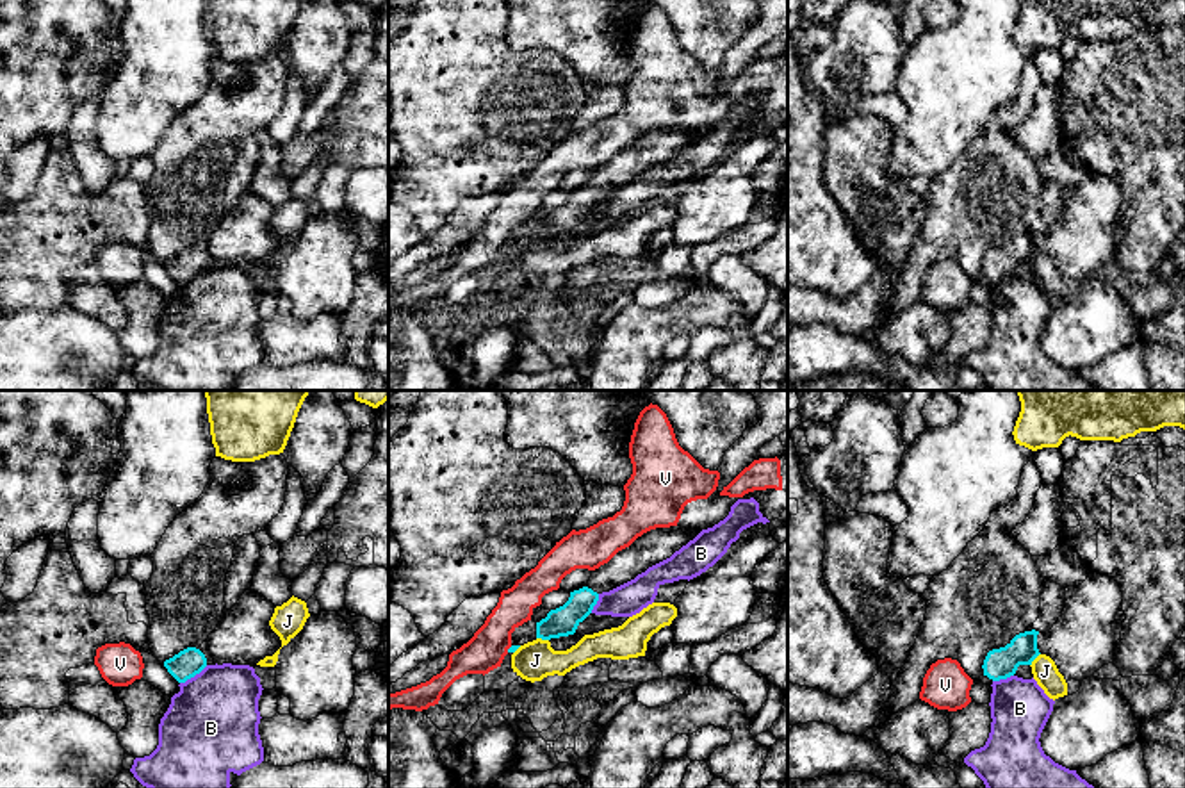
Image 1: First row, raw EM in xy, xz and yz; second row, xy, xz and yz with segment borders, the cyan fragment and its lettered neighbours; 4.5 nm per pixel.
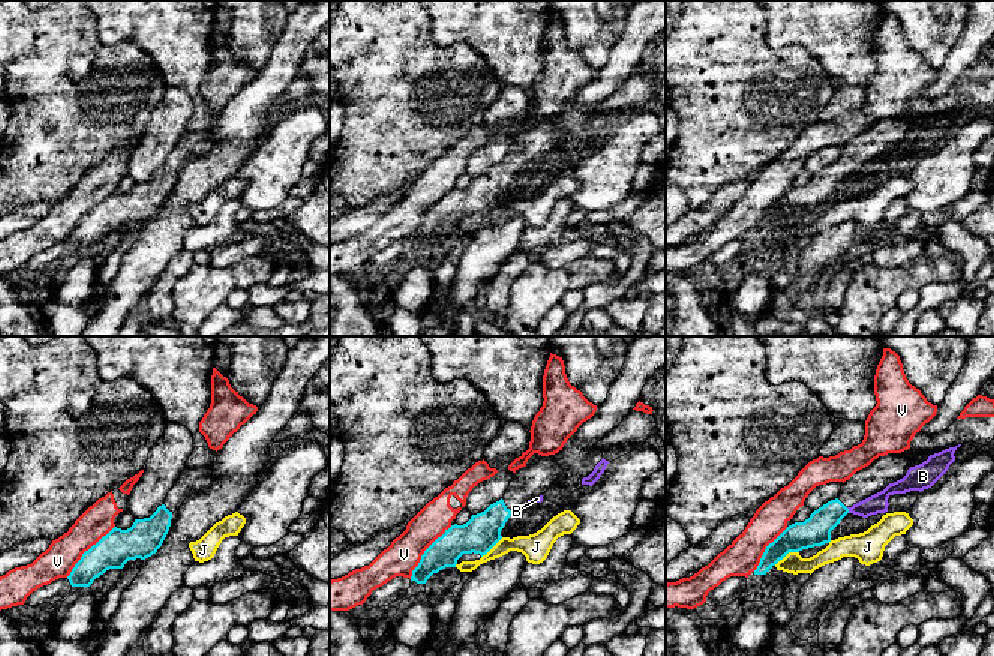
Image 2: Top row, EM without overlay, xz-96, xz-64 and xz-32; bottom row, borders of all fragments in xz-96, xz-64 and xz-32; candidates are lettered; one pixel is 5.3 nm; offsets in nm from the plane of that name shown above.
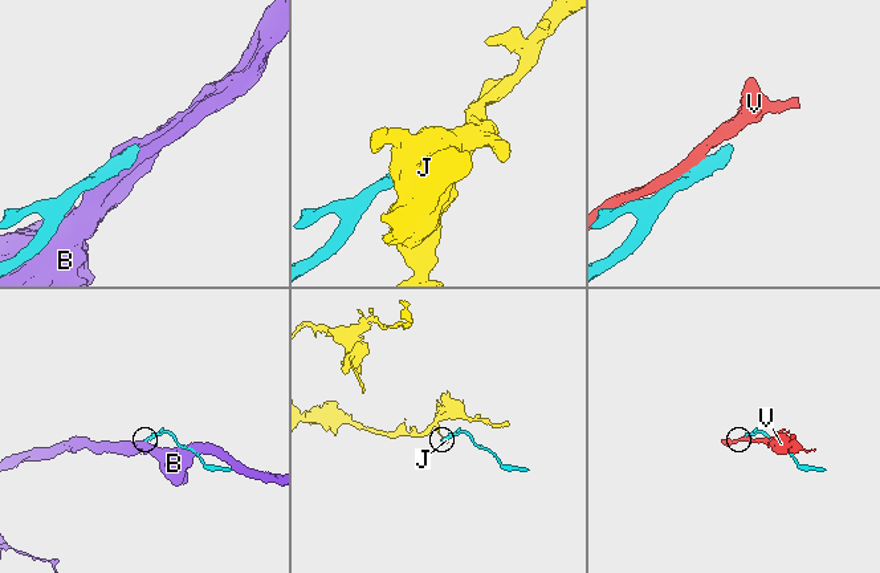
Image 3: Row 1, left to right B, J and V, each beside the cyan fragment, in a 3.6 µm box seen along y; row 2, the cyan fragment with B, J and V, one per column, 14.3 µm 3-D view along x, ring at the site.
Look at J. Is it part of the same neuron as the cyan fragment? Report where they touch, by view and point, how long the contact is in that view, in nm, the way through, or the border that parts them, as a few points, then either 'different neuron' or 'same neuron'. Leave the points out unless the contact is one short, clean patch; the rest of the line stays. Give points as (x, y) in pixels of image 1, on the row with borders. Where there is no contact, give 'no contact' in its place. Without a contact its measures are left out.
xz (542, 639) | 60 nm | along xz (537, 637), (547, 640) | different neuron

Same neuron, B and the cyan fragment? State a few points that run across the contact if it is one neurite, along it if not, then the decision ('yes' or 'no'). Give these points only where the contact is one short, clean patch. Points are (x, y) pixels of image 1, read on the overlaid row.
line xy (207, 665), (180, 683); no

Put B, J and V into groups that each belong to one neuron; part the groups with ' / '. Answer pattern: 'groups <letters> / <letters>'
groups B / J / V

